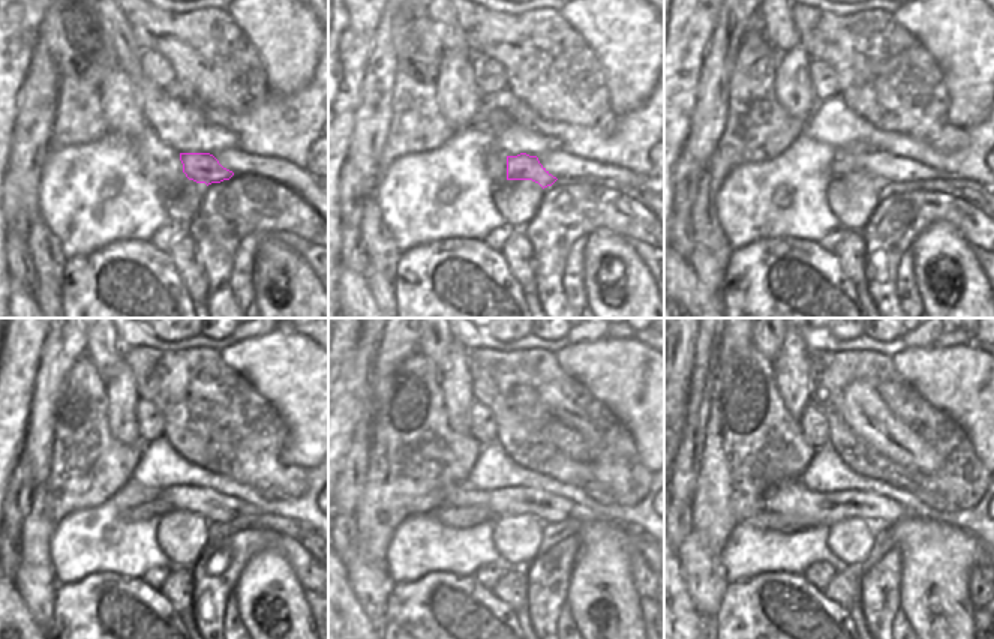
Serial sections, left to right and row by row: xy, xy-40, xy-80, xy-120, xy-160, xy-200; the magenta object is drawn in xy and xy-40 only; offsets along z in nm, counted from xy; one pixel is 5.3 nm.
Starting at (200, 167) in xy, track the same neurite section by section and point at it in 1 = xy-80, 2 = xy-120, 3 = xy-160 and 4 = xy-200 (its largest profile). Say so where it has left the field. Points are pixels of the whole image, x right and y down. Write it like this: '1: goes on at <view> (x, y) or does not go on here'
1: goes on at xy-80 (843, 162)
2: goes on at xy-120 (156, 507)
3: goes on at xy-160 (453, 516)
4: goes on at xy-200 (762, 521)

